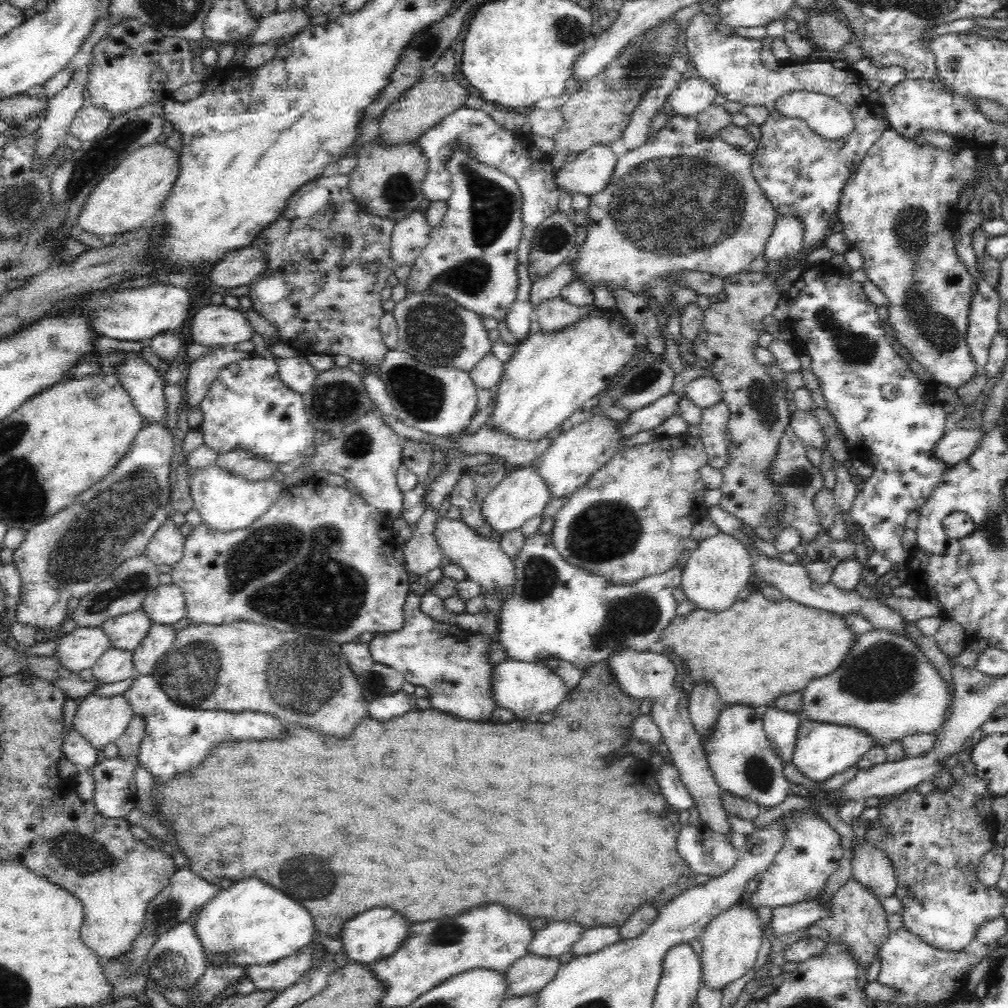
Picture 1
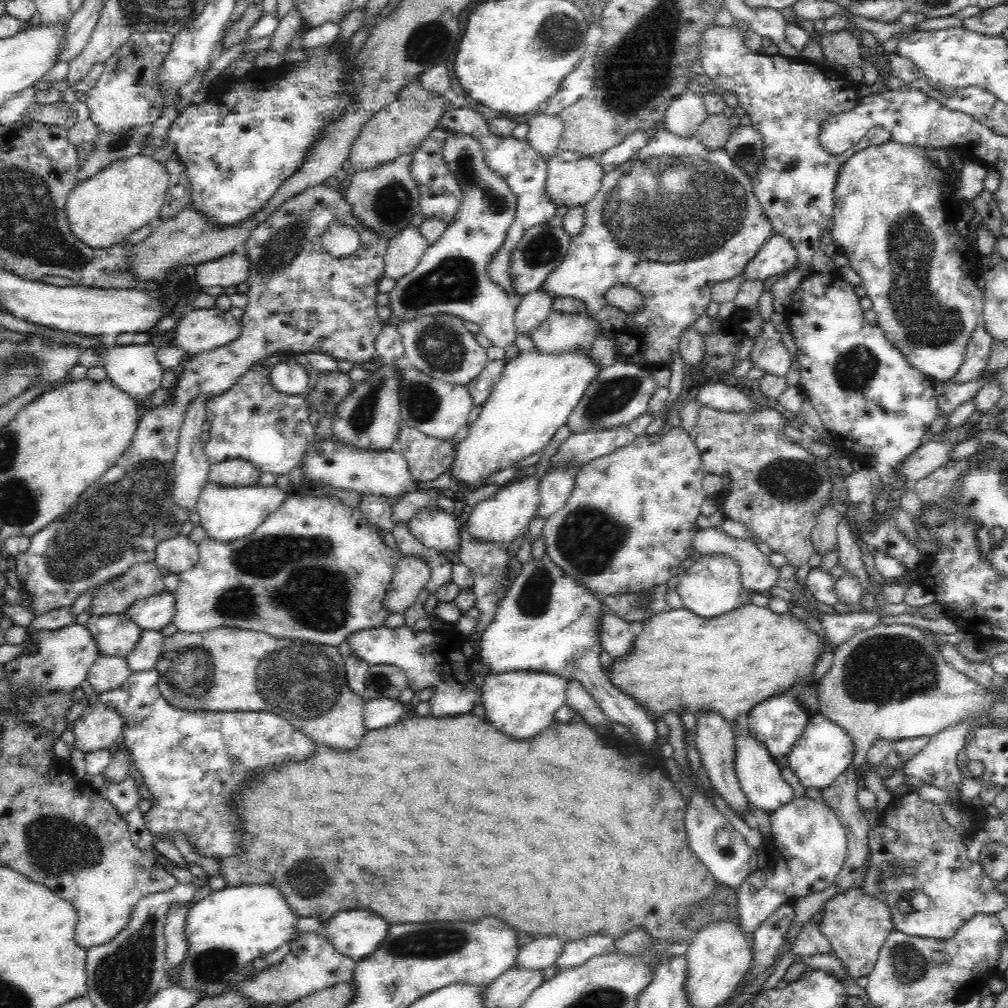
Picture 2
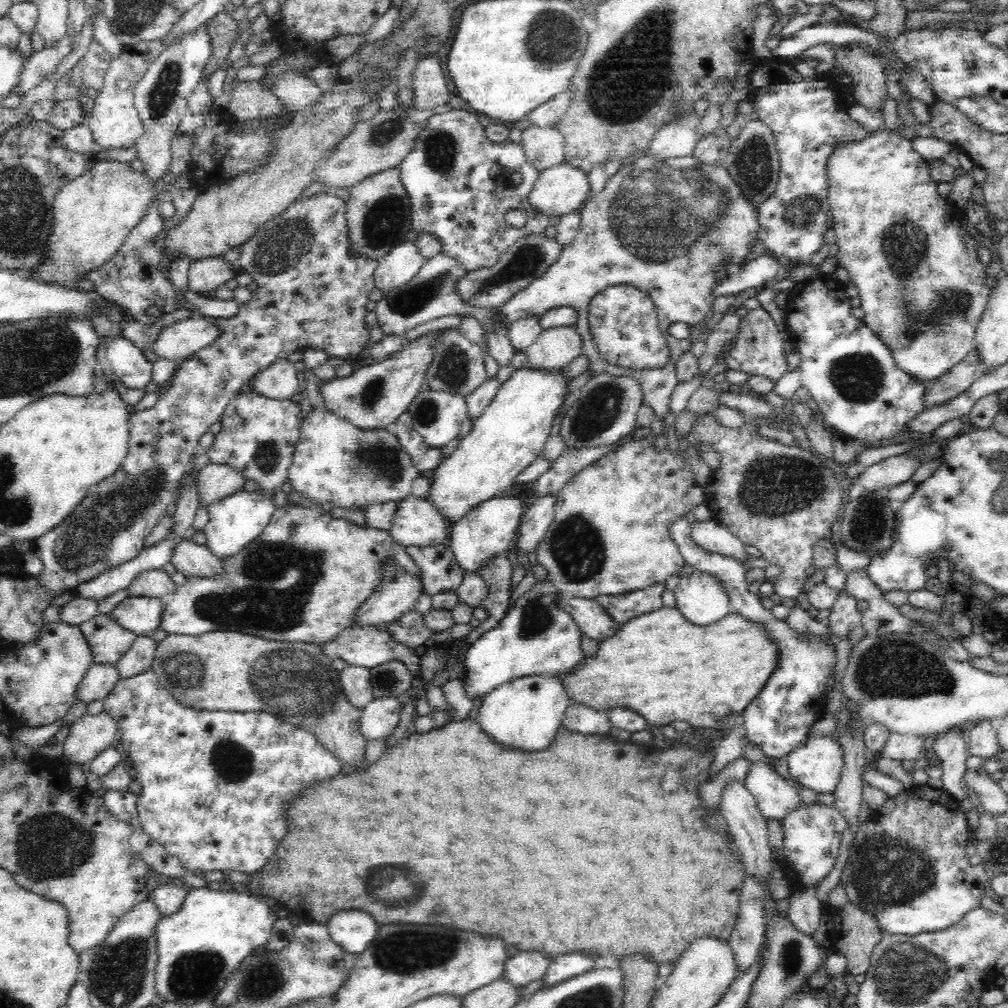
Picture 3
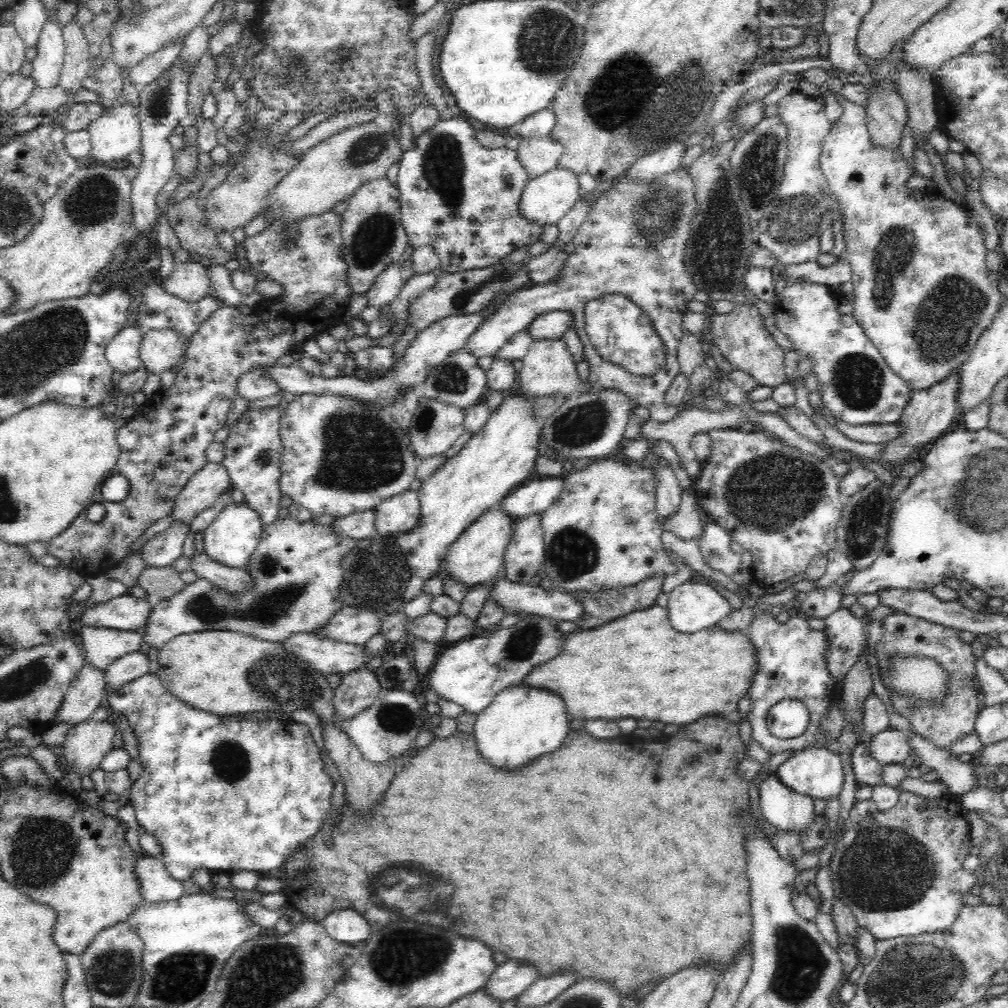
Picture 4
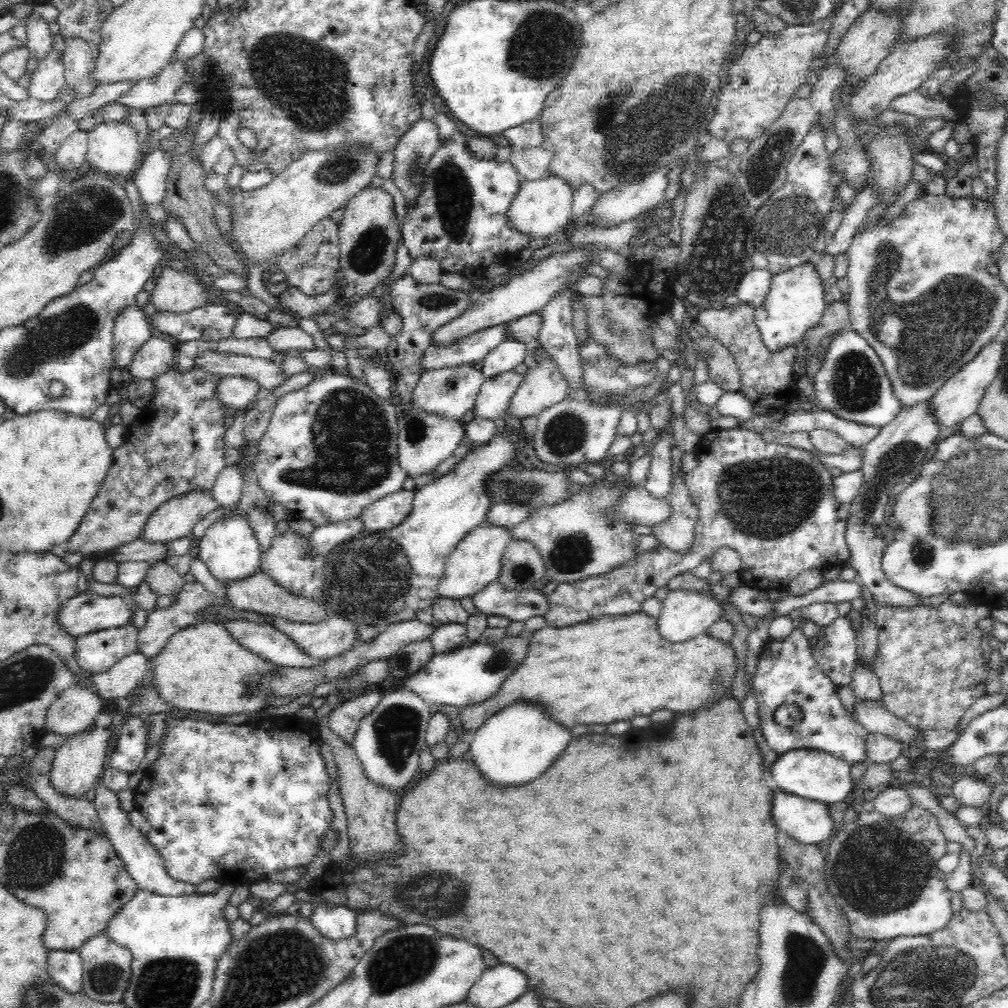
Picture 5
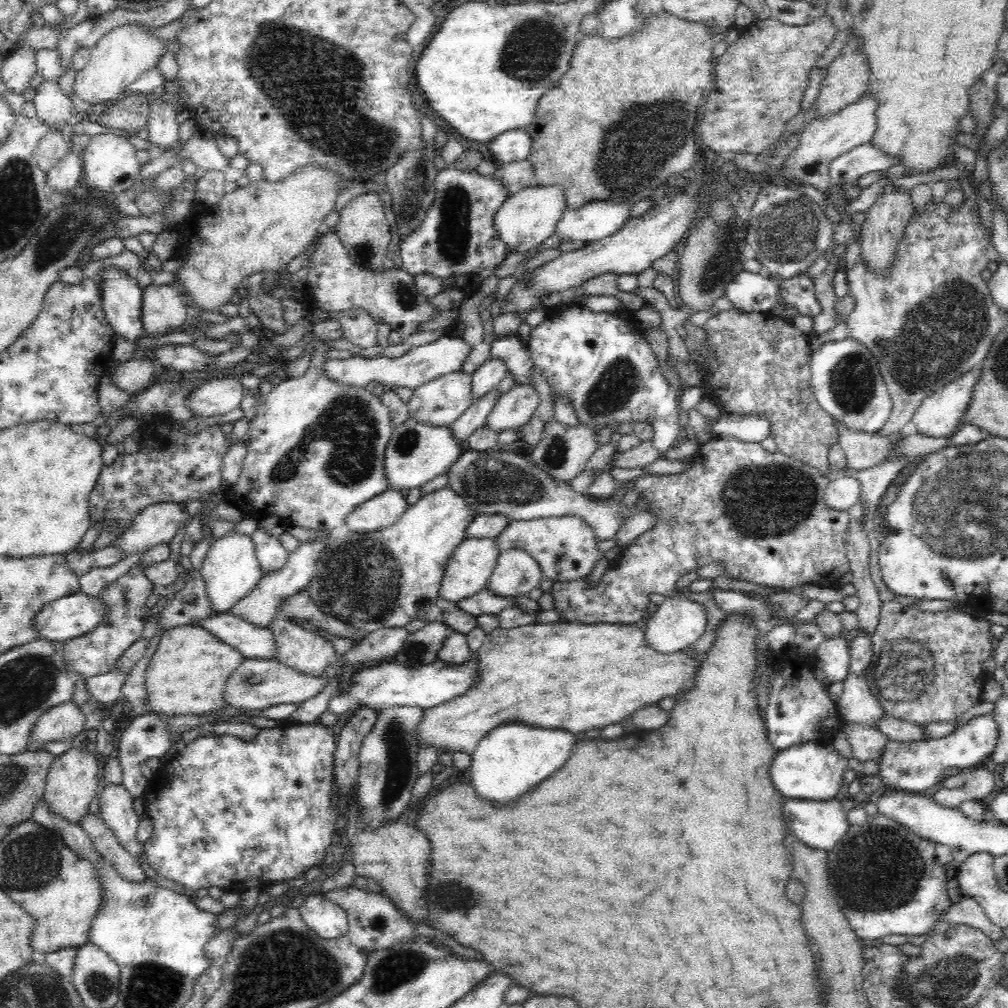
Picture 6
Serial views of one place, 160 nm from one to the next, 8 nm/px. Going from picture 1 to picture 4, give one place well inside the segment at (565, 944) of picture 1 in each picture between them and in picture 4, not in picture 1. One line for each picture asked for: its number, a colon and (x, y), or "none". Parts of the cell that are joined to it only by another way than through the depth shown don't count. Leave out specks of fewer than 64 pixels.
2: (535, 956)
3: (520, 970)
4: (510, 979)

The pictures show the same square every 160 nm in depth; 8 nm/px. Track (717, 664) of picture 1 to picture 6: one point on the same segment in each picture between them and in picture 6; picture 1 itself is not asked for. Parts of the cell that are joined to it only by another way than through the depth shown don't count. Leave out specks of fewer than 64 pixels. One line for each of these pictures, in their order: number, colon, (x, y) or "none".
2: (732, 662)
3: (657, 664)
4: (638, 666)
5: (609, 669)
6: (564, 675)

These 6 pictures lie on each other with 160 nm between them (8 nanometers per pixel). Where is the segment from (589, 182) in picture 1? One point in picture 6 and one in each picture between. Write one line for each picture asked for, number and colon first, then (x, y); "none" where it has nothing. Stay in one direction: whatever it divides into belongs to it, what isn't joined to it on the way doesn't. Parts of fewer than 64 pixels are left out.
2: (574, 183)
3: (560, 189)
4: (545, 200)
5: (542, 207)
6: (529, 216)

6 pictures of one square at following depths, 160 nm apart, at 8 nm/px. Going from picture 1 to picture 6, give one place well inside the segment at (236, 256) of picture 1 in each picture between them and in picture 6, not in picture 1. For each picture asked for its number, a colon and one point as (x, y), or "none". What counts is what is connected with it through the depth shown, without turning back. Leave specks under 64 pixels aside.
2: (231, 269)
3: (204, 275)
4: (188, 281)
5: (174, 292)
6: (162, 309)

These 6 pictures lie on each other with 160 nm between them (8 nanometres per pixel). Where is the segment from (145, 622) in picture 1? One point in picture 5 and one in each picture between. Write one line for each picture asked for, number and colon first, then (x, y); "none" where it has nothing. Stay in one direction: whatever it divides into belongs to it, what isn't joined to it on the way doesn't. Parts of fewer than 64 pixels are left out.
2: (116, 635)
3: (108, 641)
4: (101, 646)
5: (95, 653)

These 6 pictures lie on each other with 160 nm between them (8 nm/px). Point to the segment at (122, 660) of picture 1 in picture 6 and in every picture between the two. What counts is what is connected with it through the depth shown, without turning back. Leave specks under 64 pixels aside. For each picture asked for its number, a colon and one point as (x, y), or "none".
2: (108, 672)
3: (99, 680)
4: (88, 691)
5: (75, 709)
6: (63, 722)

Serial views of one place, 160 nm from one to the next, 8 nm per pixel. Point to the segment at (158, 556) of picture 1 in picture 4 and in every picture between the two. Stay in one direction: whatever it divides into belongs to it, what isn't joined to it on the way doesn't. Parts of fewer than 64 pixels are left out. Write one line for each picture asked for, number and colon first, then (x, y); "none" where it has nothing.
2: (179, 553)
3: (192, 560)
4: (232, 580)

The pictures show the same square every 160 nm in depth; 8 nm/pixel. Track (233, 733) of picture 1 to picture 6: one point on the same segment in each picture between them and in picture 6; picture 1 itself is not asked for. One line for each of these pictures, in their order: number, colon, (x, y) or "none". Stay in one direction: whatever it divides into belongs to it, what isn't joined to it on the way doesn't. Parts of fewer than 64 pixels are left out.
2: (190, 761)
3: (187, 762)
4: (224, 795)
5: (254, 800)
6: (250, 815)

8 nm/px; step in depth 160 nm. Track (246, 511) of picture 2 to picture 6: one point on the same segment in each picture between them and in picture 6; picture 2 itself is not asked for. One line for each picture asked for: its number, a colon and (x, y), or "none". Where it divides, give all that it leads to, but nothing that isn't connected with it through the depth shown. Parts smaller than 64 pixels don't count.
3: (235, 521)
4: (235, 532)
5: (229, 549)
6: (230, 570)

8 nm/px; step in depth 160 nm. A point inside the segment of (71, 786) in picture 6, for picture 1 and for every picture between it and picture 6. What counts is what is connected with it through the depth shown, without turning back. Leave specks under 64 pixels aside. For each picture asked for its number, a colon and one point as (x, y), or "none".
1: (100, 720)
2: (99, 727)
3: (90, 735)
4: (86, 744)
5: (77, 766)

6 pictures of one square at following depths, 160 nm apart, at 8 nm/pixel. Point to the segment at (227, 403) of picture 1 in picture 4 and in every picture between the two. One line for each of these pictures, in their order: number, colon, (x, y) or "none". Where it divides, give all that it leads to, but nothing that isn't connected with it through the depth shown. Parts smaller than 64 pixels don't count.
2: (252, 421)
3: (259, 434)
4: (252, 454)

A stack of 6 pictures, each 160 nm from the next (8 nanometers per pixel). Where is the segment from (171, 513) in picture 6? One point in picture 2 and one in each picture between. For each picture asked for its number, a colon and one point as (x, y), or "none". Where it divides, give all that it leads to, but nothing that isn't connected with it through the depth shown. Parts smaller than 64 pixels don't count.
2: (235, 472)
3: (215, 481)
4: (200, 493)
5: (174, 519)

